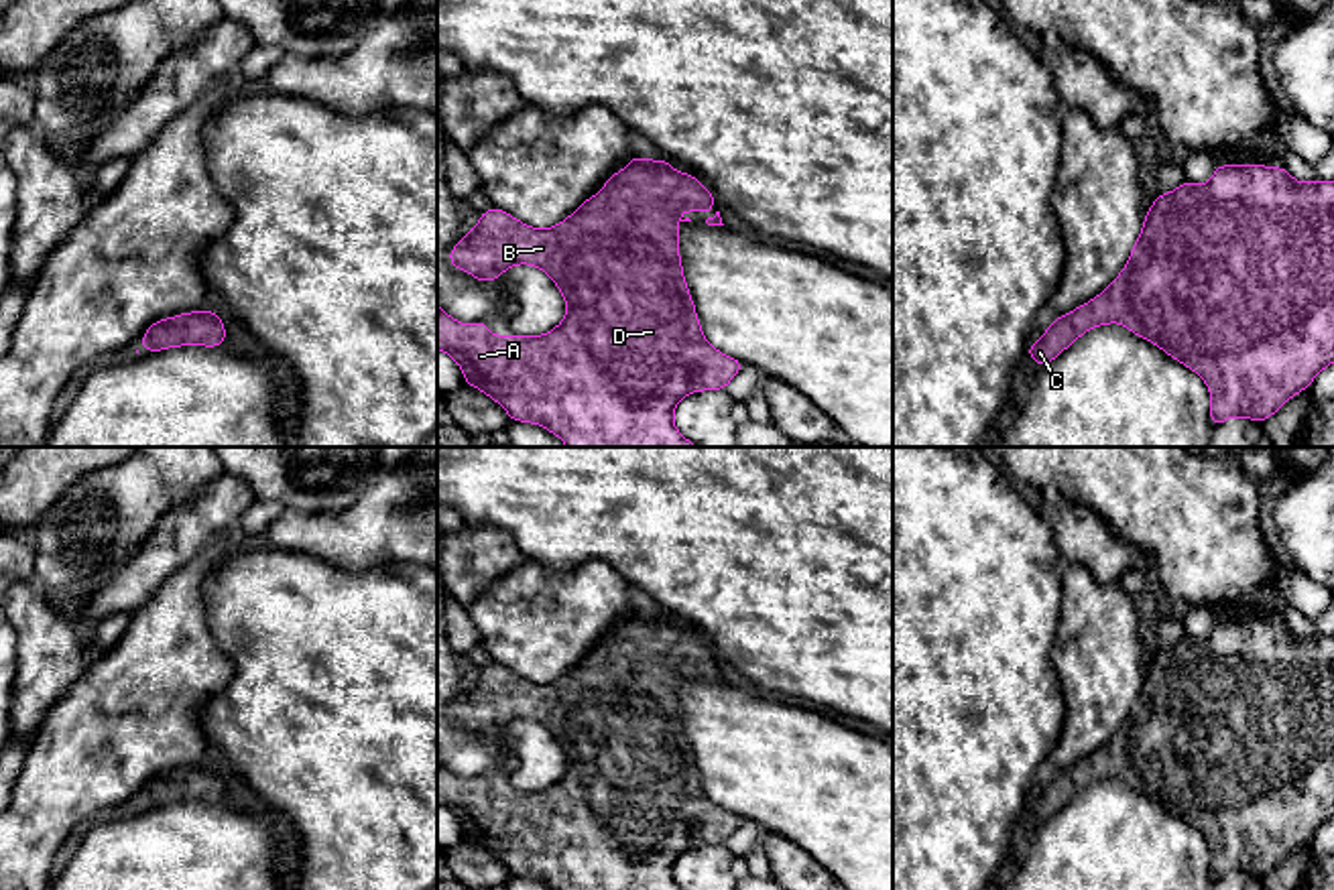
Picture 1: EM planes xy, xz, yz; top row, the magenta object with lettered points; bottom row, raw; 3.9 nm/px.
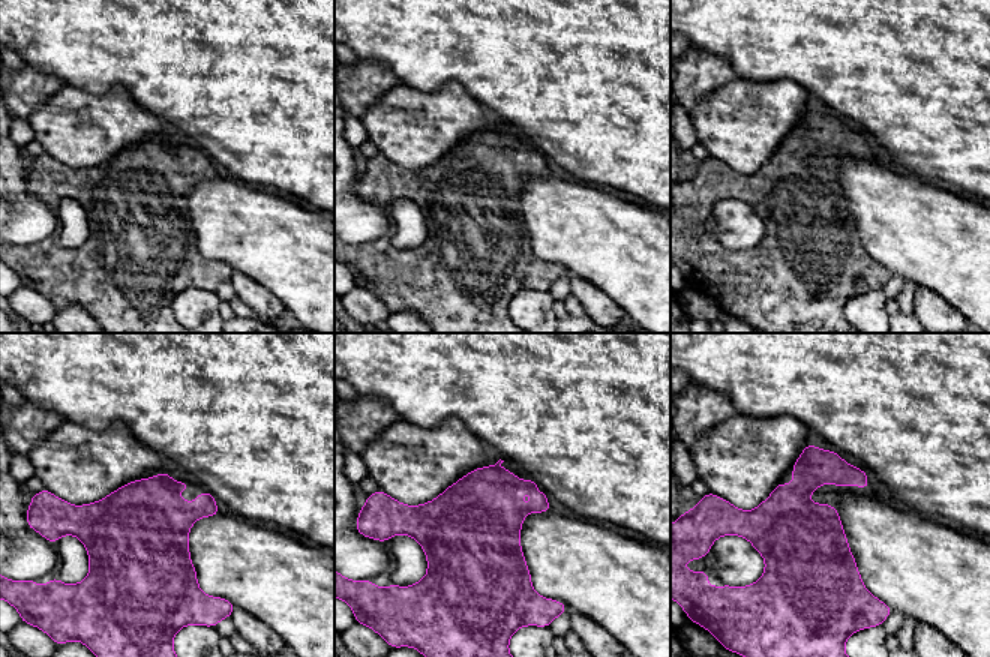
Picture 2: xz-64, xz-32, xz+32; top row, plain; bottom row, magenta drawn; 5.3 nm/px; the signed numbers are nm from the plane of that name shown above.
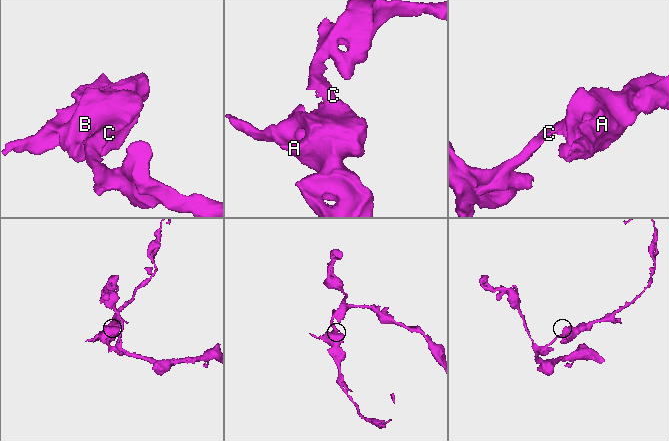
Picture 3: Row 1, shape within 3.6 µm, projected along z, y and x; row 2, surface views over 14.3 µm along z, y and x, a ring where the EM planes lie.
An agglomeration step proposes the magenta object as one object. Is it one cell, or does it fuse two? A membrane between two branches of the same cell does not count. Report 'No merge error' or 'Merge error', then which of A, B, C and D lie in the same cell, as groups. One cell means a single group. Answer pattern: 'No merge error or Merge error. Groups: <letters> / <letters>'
No merge error. Groups: A B C D

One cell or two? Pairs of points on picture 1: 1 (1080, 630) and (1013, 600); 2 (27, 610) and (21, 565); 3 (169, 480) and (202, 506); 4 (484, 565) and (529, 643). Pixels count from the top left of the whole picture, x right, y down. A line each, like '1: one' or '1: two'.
1: two
2: two
3: two
4: two

